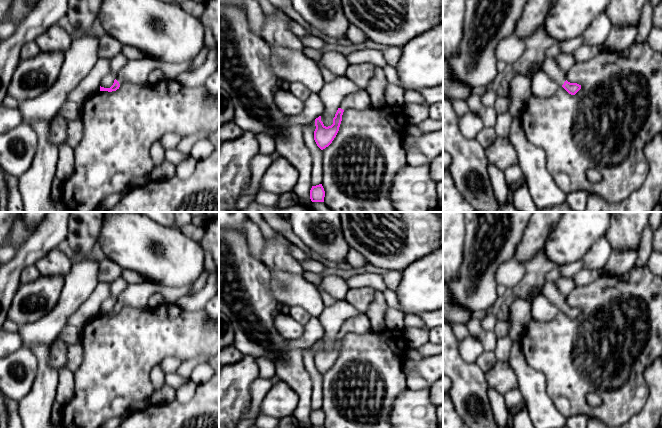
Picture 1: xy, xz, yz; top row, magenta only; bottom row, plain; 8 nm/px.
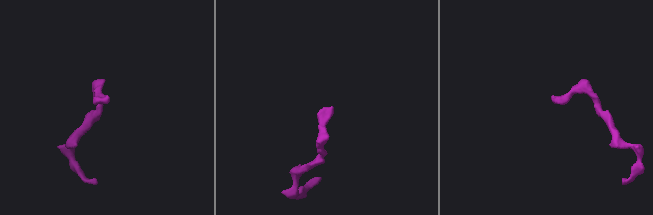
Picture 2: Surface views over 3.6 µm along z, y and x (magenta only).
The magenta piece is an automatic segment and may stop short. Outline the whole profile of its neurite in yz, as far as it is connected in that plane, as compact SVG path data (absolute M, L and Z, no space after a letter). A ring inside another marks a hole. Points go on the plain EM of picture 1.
M545 282L542 294L571 319L575 319L581 313L581 309L566 304L566 296L558 290L555 282Z

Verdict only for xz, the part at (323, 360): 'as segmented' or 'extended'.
extended

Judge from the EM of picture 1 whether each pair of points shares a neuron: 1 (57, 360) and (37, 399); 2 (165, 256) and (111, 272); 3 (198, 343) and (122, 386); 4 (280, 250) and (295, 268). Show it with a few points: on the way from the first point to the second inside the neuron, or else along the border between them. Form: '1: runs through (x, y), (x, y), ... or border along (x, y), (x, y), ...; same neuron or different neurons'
1: border along (50, 345), (49, 363), (58, 371); different neurons
2: border along (106, 257), (123, 269); different neurons
3: runs through (179, 343), (165, 343), (141, 367); same neuron
4: runs through (281, 254), (291, 264); same neuron

